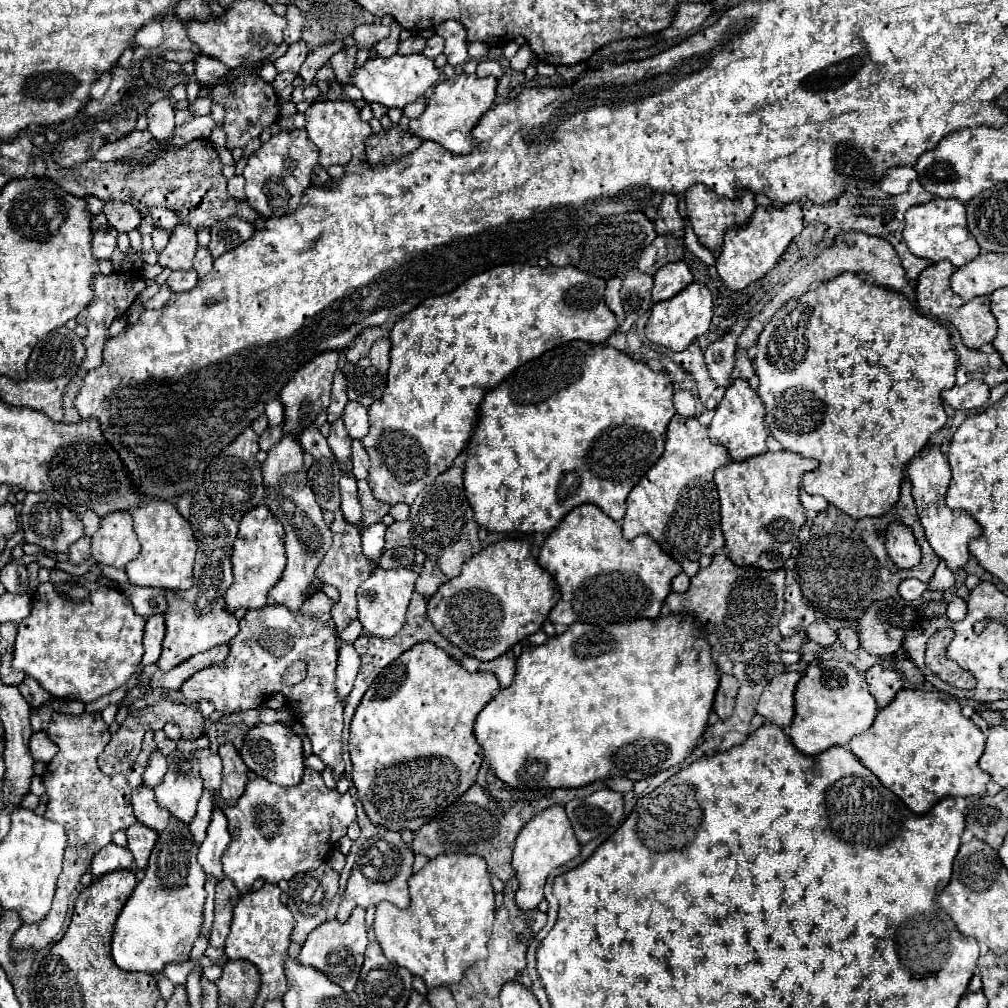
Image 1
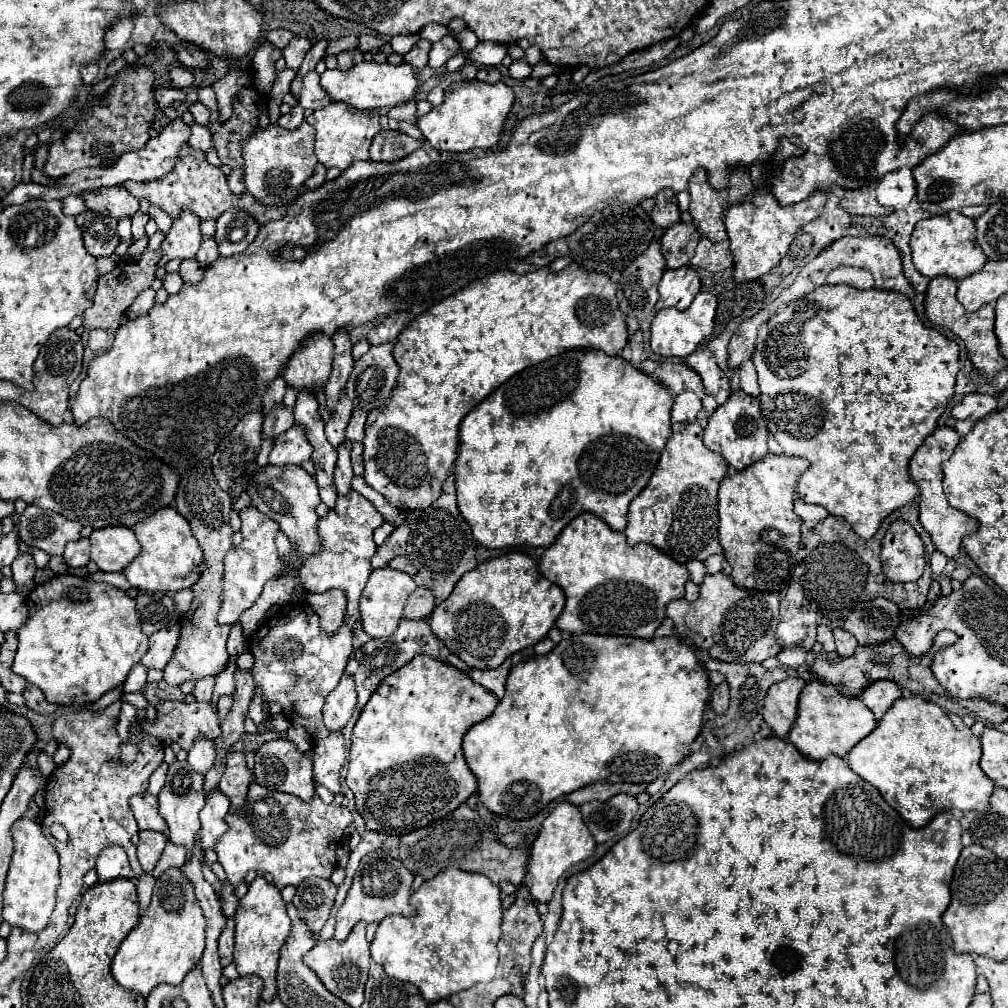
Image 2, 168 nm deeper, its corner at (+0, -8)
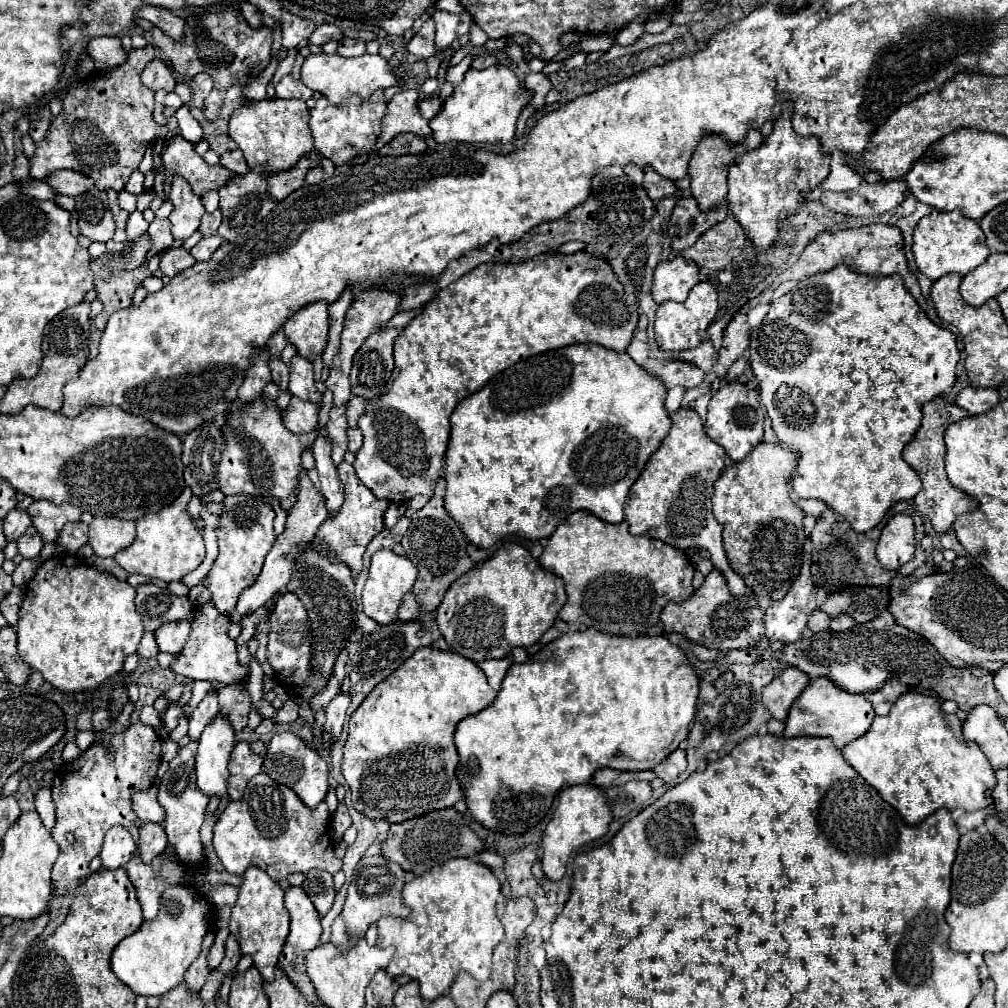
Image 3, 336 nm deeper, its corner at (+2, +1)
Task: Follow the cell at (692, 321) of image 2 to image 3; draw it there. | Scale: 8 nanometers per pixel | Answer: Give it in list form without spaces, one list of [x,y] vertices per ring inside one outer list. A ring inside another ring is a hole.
[[[698,283],[692,287],[692,293],[684,303],[672,303],[664,301],[656,309],[656,321],[654,321],[654,333],[656,333],[656,343],[664,351],[682,351],[682,349],[692,349],[700,345],[702,335],[706,327],[712,323],[718,311],[718,301],[716,301],[716,289],[710,283]]]

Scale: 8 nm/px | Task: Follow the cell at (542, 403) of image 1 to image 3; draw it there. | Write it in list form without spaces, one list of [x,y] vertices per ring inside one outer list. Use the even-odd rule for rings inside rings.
[[[596,343],[570,345],[570,347],[550,351],[546,355],[532,357],[532,359],[516,363],[514,367],[510,367],[508,371],[504,371],[500,375],[500,383],[498,383],[498,377],[492,377],[490,383],[484,389],[480,389],[478,393],[466,397],[464,401],[460,401],[456,405],[452,417],[450,417],[452,433],[450,433],[450,443],[448,443],[448,451],[446,451],[446,483],[448,483],[446,485],[446,495],[444,495],[446,511],[460,525],[460,529],[470,539],[470,543],[474,543],[476,547],[482,547],[482,549],[492,547],[496,541],[500,541],[500,539],[504,539],[508,535],[520,535],[520,537],[526,537],[526,539],[532,539],[532,541],[550,537],[554,533],[554,529],[570,513],[574,513],[578,509],[586,509],[586,511],[594,513],[596,517],[600,517],[602,521],[620,523],[624,519],[622,507],[624,507],[624,501],[628,497],[628,491],[630,491],[632,483],[640,477],[644,465],[648,463],[652,453],[658,449],[658,445],[662,443],[662,439],[670,431],[670,417],[668,417],[668,411],[664,407],[664,401],[666,401],[666,387],[662,385],[660,379],[652,377],[646,369],[636,365],[628,353],[616,353],[616,351],[604,349],[604,347],[596,345]],[[608,441],[612,441],[612,449],[606,451],[606,459],[602,461],[600,459],[602,457],[602,447]]]

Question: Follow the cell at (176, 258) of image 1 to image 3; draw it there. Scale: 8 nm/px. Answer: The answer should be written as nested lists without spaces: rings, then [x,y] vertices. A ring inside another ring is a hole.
[[[182,177],[172,179],[168,199],[174,205],[174,211],[168,217],[172,223],[172,235],[178,241],[188,239],[198,229],[200,217],[204,215],[202,201],[192,193],[190,185]]]

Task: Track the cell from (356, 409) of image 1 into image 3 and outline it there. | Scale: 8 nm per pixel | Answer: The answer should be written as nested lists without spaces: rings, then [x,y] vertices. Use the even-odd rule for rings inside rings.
[[[352,397],[352,399],[348,401],[346,417],[348,417],[348,425],[350,425],[350,427],[356,427],[358,417],[364,413],[364,407],[366,407],[366,399],[364,399],[364,397]]]

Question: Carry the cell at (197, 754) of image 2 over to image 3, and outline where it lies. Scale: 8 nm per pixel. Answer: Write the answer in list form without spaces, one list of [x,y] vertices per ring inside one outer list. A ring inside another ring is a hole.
[[[210,691],[200,705],[196,707],[196,711],[190,715],[190,729],[188,729],[188,737],[190,741],[198,741],[202,735],[202,729],[214,721],[216,713],[218,713],[218,701],[216,701],[216,691]]]

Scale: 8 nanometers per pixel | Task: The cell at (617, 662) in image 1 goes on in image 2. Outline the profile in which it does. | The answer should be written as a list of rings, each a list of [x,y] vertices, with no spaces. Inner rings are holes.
[[[578,634],[562,640],[550,654],[534,658],[532,662],[520,662],[516,664],[506,682],[506,694],[500,700],[498,708],[482,722],[474,724],[462,742],[464,758],[478,782],[478,794],[480,802],[494,814],[506,816],[512,820],[526,820],[536,816],[540,810],[544,810],[552,800],[566,796],[590,782],[608,780],[608,782],[654,782],[660,774],[666,774],[674,764],[684,760],[690,754],[690,744],[696,740],[702,728],[702,716],[704,706],[710,700],[710,682],[704,666],[700,664],[696,650],[692,646],[682,644],[676,636],[668,638],[626,638],[626,636],[596,636],[596,634]]]

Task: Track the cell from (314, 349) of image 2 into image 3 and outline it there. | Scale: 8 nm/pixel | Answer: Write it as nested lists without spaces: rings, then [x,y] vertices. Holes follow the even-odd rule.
[[[324,301],[308,305],[294,313],[284,325],[286,339],[296,347],[296,353],[314,361],[326,347],[328,335],[328,305]]]

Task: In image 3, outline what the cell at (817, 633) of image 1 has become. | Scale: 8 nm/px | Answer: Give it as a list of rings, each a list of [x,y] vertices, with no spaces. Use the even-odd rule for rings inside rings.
[[[816,609],[816,611],[810,615],[810,619],[808,619],[808,627],[810,627],[814,633],[822,633],[822,631],[828,631],[830,621],[832,621],[832,619],[830,619],[824,611]]]

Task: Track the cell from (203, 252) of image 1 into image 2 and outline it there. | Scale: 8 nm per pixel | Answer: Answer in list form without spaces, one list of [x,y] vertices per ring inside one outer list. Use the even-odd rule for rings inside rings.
[[[204,238],[202,244],[200,244],[200,250],[198,250],[198,254],[196,254],[198,262],[202,262],[202,264],[208,266],[208,264],[212,264],[218,256],[220,256],[220,254],[218,254],[218,244],[216,244],[216,240],[214,240],[214,238]]]

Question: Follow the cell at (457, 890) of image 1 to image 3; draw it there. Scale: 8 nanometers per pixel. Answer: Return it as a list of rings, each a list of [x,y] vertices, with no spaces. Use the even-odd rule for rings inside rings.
[[[452,859],[406,883],[402,891],[402,901],[412,909],[412,913],[406,919],[382,917],[376,923],[380,943],[396,947],[396,953],[388,963],[386,971],[392,977],[408,975],[416,979],[420,983],[420,995],[426,1001],[434,1001],[436,997],[446,995],[460,971],[472,975],[478,981],[486,981],[492,971],[492,951],[504,937],[504,929],[500,925],[500,919],[496,917],[498,895],[500,883],[494,873],[484,863],[472,859]]]

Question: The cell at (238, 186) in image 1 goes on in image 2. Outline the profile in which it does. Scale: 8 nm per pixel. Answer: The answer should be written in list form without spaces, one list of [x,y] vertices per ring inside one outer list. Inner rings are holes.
[[[234,168],[230,174],[228,174],[228,186],[234,194],[242,194],[244,192],[244,170],[242,168]]]

